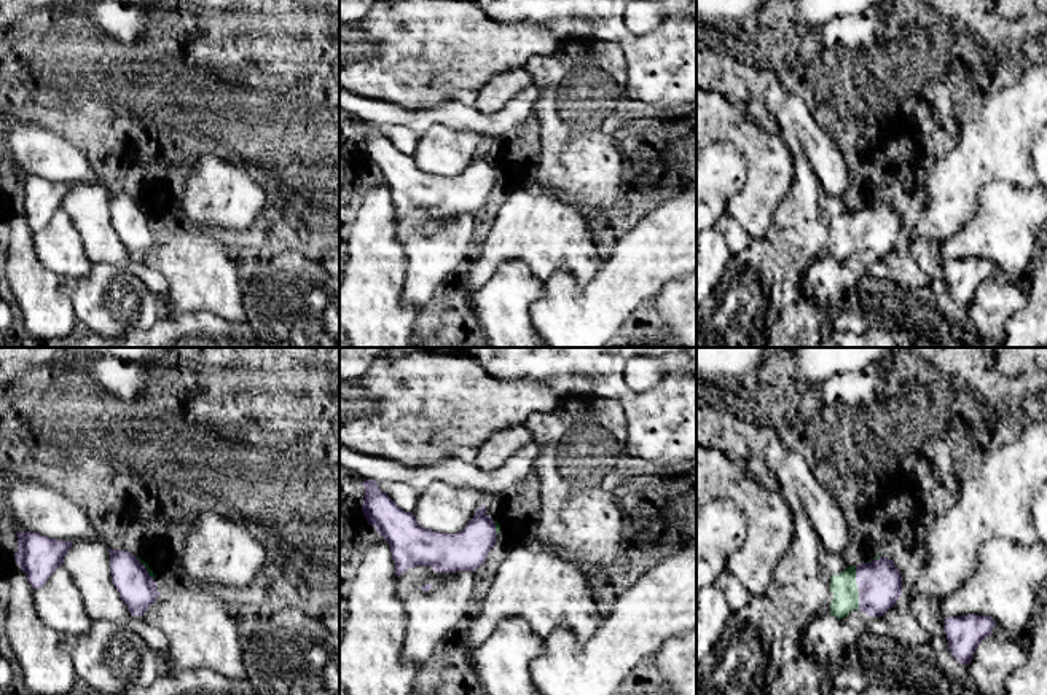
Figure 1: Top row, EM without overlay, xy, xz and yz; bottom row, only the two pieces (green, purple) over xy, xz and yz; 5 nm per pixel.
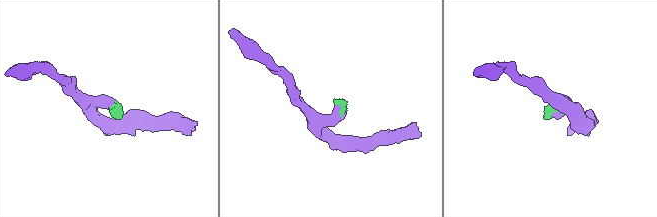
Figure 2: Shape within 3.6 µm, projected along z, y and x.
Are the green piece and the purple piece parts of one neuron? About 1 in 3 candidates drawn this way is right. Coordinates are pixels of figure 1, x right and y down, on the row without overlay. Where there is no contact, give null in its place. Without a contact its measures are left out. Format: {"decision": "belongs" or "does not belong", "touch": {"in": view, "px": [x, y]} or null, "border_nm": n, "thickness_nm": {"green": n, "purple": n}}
{"decision": "belongs", "touch": {"in": "yz", "px": [856, 230]}, "border_nm": 220, "thickness_nm": {"green": 140, "purple": 220}}

